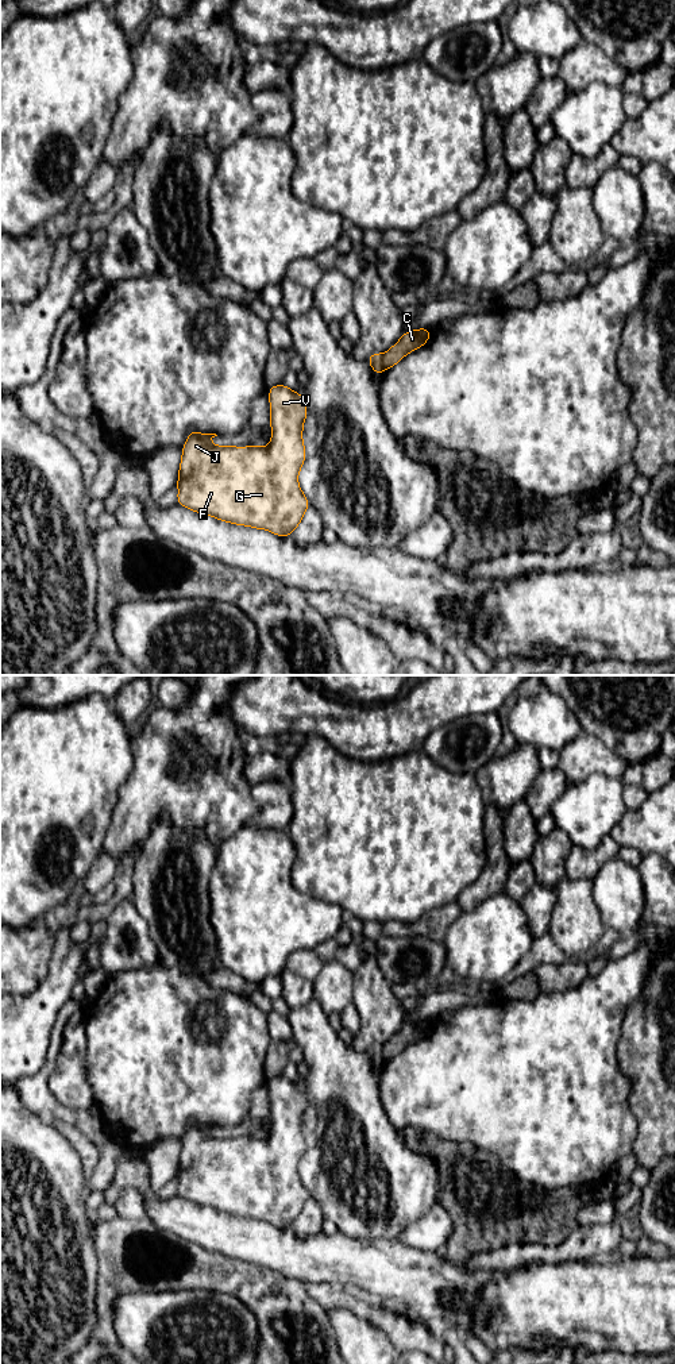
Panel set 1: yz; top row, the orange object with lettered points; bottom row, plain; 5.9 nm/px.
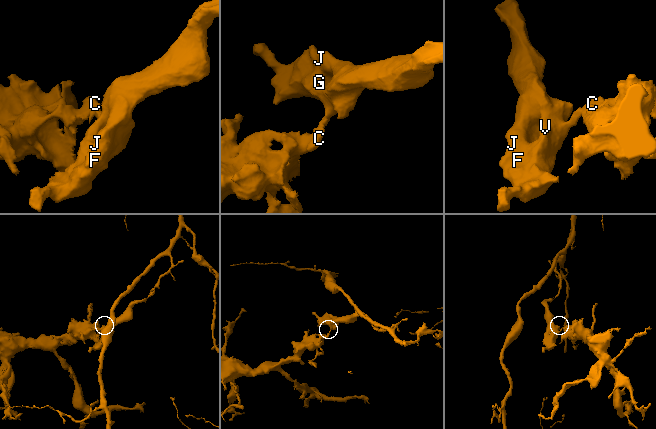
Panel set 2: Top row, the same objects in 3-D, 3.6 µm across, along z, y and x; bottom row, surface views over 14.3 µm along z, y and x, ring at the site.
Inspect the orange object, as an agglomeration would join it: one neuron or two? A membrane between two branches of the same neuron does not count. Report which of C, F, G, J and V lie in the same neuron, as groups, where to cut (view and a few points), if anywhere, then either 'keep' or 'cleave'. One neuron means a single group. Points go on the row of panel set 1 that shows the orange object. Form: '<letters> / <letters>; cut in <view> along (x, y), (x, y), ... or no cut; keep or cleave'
C / F G J V; cut in yz along (382, 355), (382, 366), (385, 369); cleave

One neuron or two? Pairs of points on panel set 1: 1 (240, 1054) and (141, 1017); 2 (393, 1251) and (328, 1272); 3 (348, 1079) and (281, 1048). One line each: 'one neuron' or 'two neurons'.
1: one neuron
2: one neuron
3: two neurons

